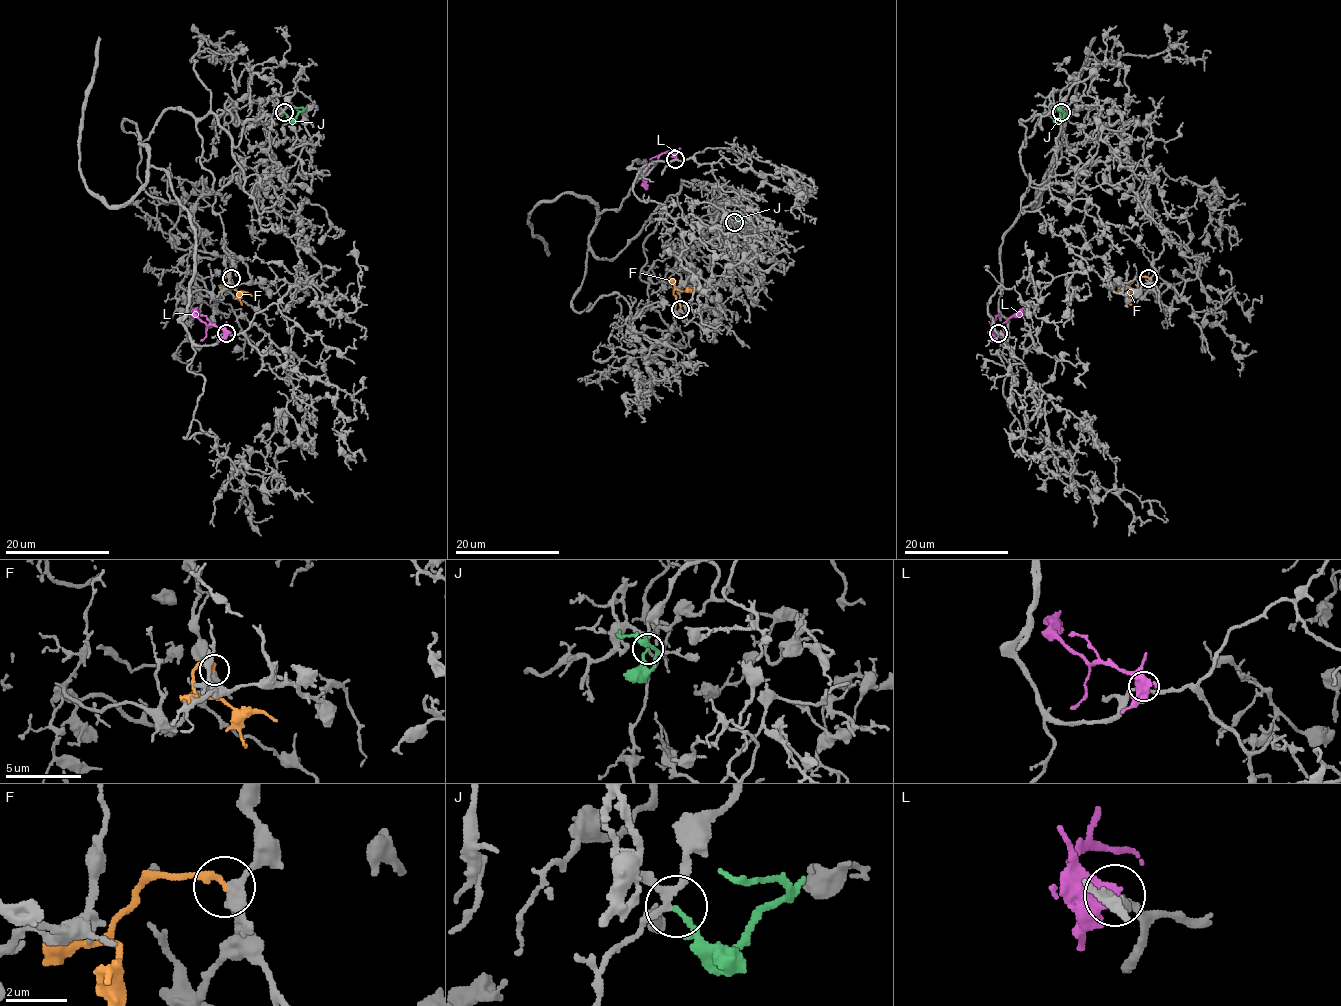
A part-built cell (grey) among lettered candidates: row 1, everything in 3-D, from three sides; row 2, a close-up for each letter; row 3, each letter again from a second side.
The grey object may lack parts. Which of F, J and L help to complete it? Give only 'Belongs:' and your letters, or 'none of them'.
Belongs: J

